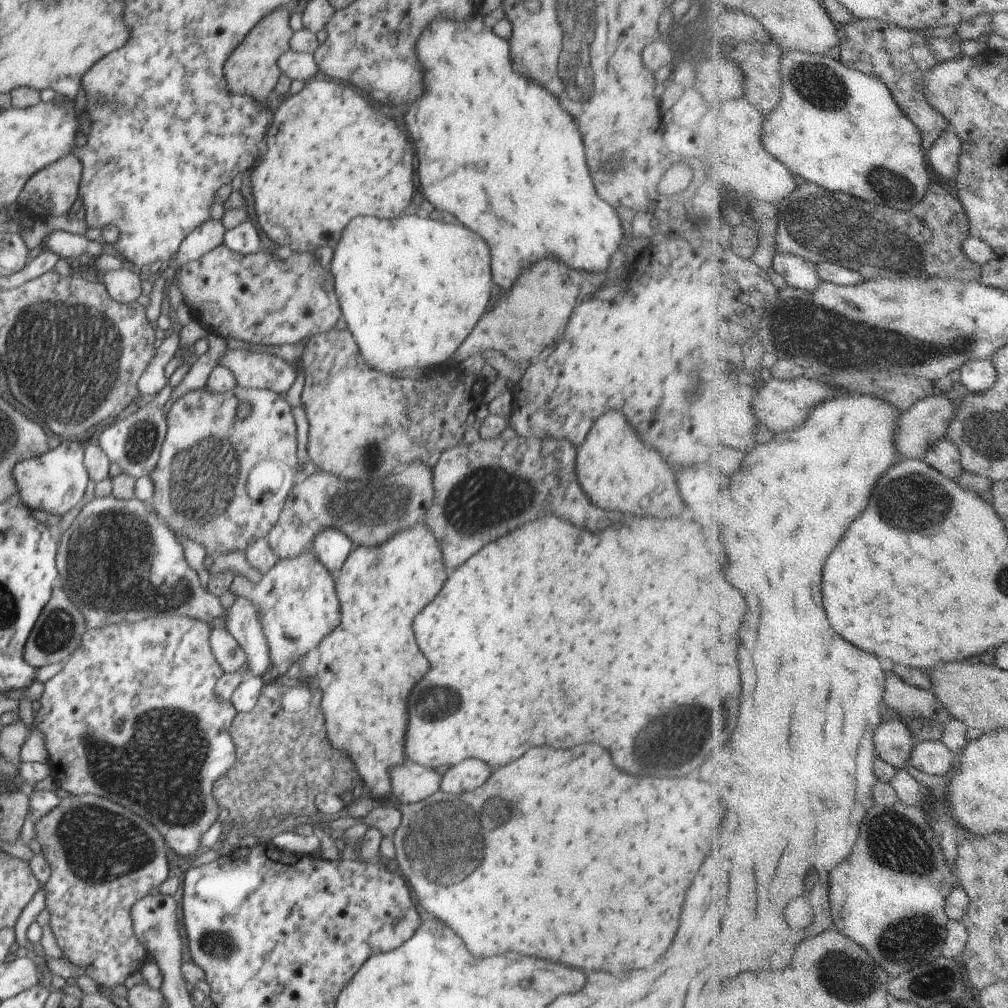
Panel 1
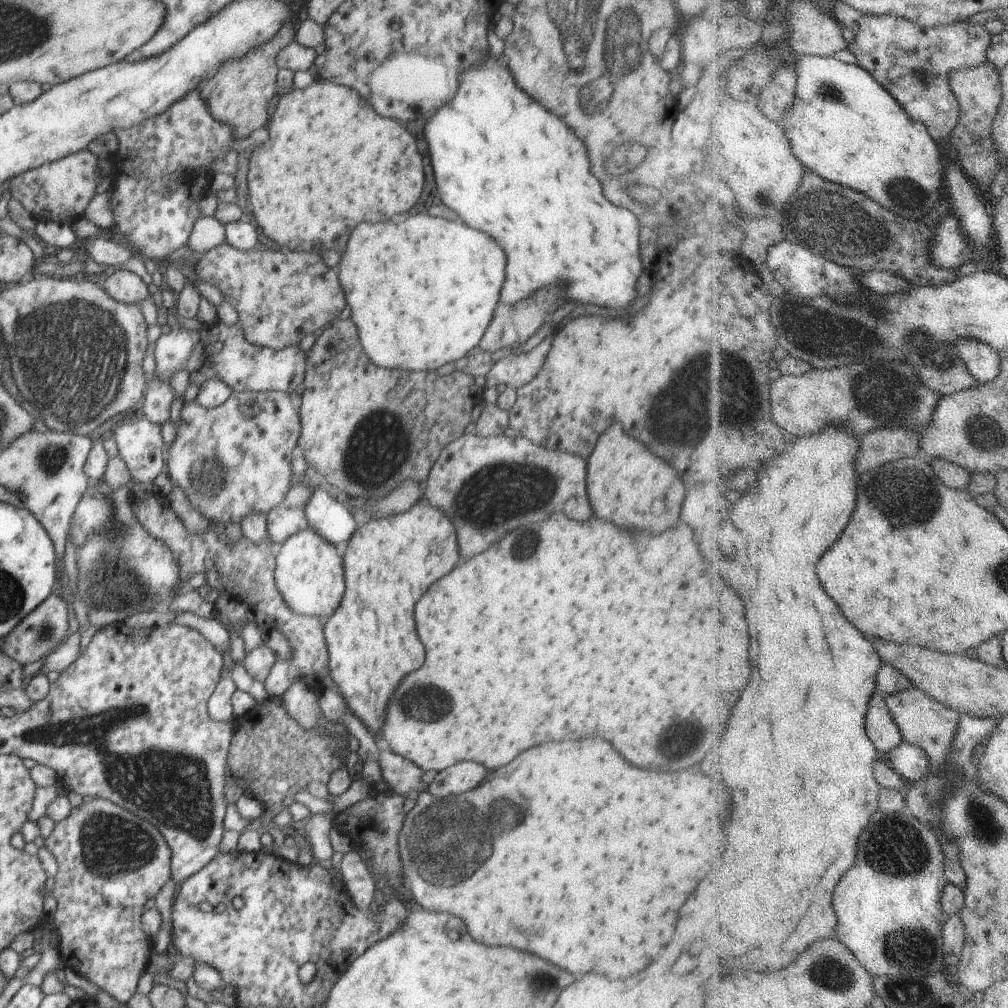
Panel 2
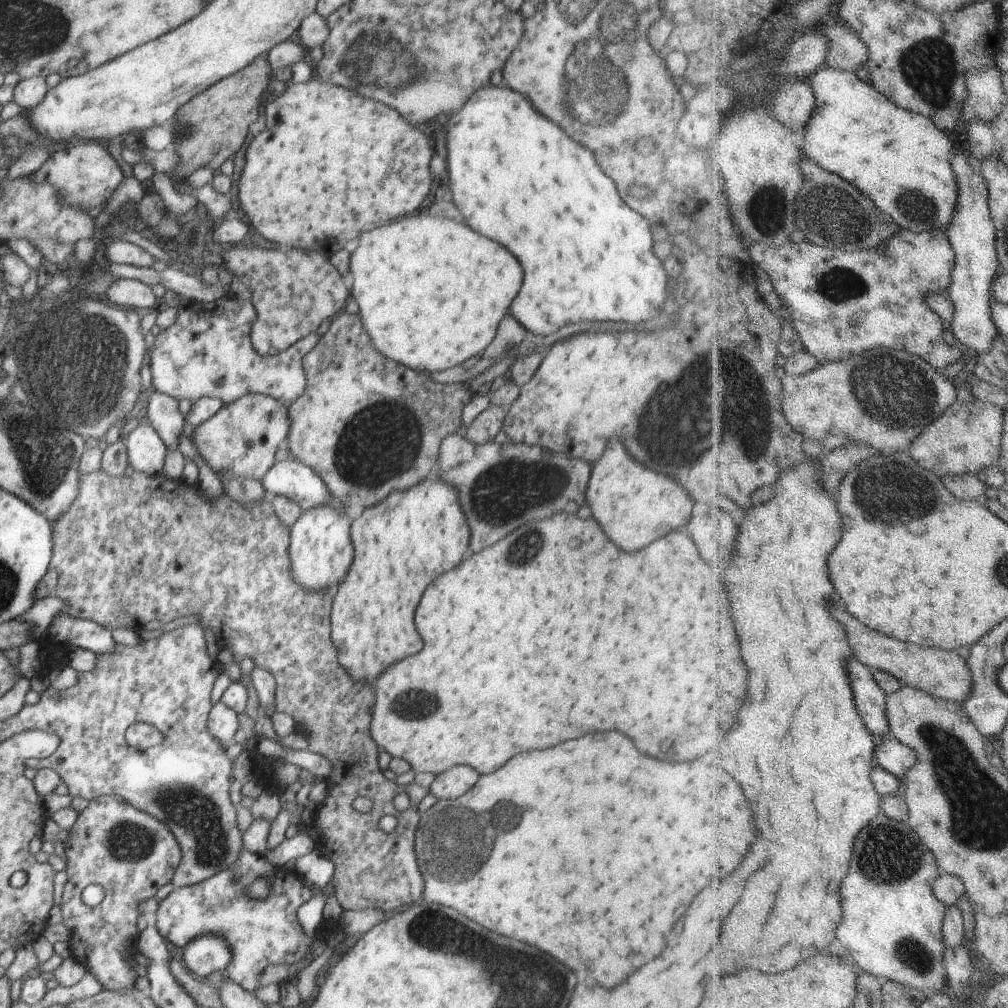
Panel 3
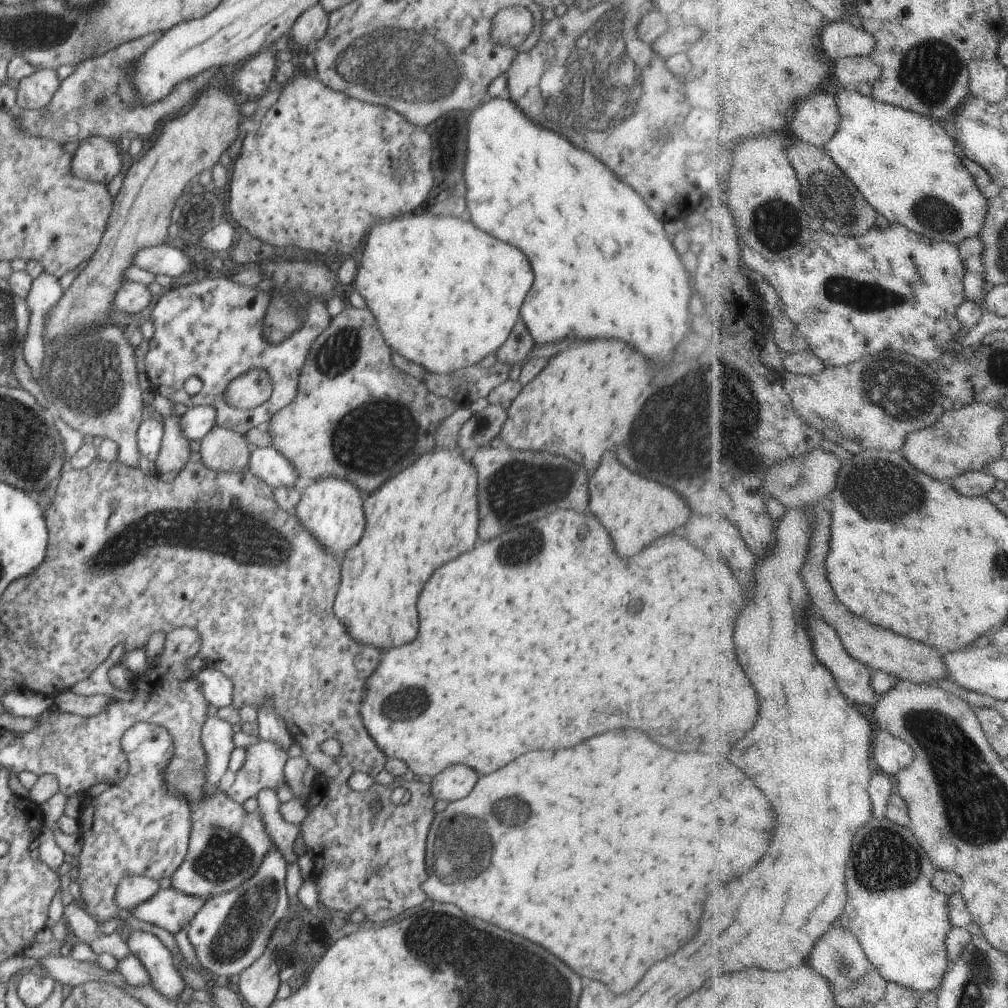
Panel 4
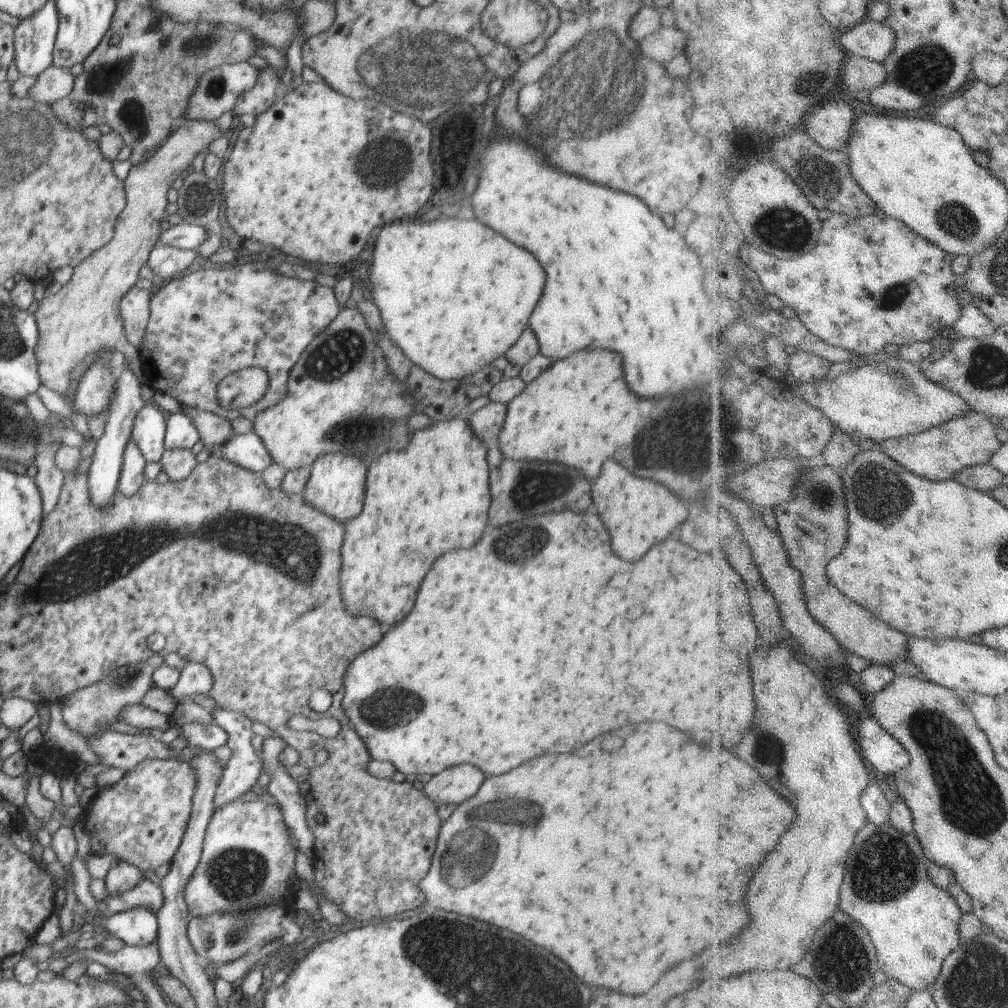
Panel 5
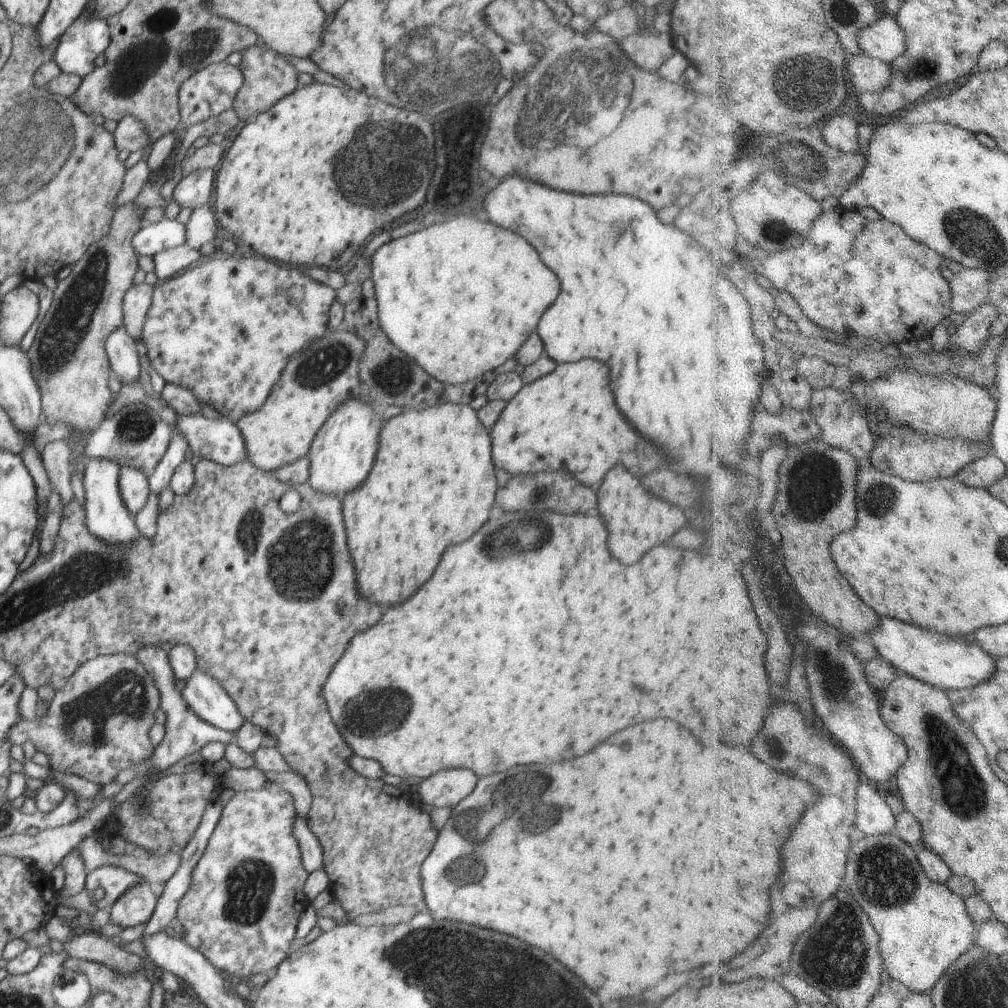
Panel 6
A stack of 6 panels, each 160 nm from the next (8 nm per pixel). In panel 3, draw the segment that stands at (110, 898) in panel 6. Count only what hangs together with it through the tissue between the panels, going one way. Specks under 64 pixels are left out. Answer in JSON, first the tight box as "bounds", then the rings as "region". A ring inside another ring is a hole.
{"bounds":[151,849,314,993],"region":[[[244,849],[232,867],[218,872],[214,877],[203,882],[186,887],[176,887],[166,899],[159,903],[158,911],[152,917],[151,922],[164,941],[174,945],[179,953],[196,938],[205,935],[221,937],[229,947],[232,956],[225,969],[228,972],[229,980],[253,993],[260,988],[260,985],[257,987],[258,980],[268,965],[282,965],[283,963],[291,965],[306,958],[314,939],[304,933],[298,922],[297,911],[300,906],[312,898],[312,886],[297,872],[290,871],[284,866],[275,869],[275,866],[264,856],[251,854]],[[237,875],[240,879],[237,883],[233,883],[233,879]],[[263,877],[267,877],[271,881],[267,898],[256,899],[247,895],[245,891],[255,881]]]}

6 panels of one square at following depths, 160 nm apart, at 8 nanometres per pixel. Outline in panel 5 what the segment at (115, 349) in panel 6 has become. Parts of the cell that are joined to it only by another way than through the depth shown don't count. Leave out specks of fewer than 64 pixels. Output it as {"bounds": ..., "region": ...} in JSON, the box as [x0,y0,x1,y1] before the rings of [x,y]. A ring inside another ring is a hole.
{"bounds":[88,362,145,508],"region":[[[125,362],[116,372],[116,380],[117,383],[115,384],[113,399],[111,400],[111,404],[108,405],[105,432],[102,438],[97,440],[97,445],[93,453],[93,462],[88,470],[91,499],[92,502],[100,508],[106,506],[110,502],[111,496],[117,490],[123,463],[123,452],[131,436],[134,419],[145,404],[145,401],[140,395],[141,384],[138,382],[136,375],[127,369]]]}

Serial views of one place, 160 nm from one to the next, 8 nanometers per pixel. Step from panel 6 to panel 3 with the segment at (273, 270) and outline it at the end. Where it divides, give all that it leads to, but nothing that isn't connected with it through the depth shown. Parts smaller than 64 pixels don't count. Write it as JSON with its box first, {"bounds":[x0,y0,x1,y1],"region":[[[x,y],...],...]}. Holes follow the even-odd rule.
{"bounds":[148,296,320,408],"region":[[[226,296],[219,302],[202,303],[202,312],[192,312],[181,306],[178,309],[176,322],[150,340],[151,350],[148,356],[151,360],[152,383],[158,393],[166,394],[178,402],[183,399],[194,402],[203,397],[217,397],[225,405],[238,401],[249,393],[255,393],[282,401],[288,408],[305,392],[307,381],[303,360],[319,342],[320,336],[316,332],[296,342],[279,356],[264,357],[251,344],[251,329],[256,312],[249,300],[244,300],[244,314],[242,302],[234,296]]]}

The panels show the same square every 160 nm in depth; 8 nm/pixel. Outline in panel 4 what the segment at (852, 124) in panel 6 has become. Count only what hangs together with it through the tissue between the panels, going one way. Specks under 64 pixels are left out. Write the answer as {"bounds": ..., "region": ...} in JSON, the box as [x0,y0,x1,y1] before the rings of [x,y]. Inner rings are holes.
{"bounds":[789,92,841,148],"region":[[[816,92],[803,102],[789,126],[795,139],[824,148],[841,125],[841,110],[835,94]]]}

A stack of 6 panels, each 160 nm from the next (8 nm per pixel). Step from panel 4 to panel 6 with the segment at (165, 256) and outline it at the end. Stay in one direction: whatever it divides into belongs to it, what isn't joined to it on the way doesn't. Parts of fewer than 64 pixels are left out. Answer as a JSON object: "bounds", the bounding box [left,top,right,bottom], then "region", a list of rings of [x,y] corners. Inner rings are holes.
{"bounds":[153,245,203,281],"region":[[[182,245],[173,249],[166,249],[157,252],[153,256],[155,273],[159,281],[174,278],[192,266],[194,262],[200,262],[203,256],[199,250]]]}

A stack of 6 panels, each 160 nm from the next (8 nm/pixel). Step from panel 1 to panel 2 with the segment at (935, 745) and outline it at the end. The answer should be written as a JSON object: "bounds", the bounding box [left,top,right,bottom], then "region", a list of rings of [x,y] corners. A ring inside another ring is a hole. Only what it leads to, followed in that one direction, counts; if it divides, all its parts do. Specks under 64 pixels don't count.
{"bounds":[887,742,930,784],"region":[[[904,742],[887,757],[891,765],[904,776],[906,781],[913,784],[923,780],[926,774],[930,774],[930,754],[924,748]]]}

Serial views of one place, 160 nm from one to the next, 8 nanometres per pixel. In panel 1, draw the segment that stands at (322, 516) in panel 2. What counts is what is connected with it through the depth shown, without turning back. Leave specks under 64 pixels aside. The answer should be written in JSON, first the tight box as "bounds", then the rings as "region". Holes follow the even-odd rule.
{"bounds":[312,528,353,576],"region":[[[329,528],[316,533],[312,551],[326,570],[336,576],[353,549],[353,542],[340,528]]]}

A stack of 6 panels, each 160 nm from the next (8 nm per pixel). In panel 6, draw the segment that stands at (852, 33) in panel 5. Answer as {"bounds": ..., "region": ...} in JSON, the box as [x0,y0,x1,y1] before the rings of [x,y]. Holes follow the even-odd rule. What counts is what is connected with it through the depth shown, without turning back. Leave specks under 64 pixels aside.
{"bounds":[859,17,908,64],"region":[[[882,17],[873,27],[861,32],[859,40],[867,57],[892,64],[908,49],[908,34],[894,17]]]}

